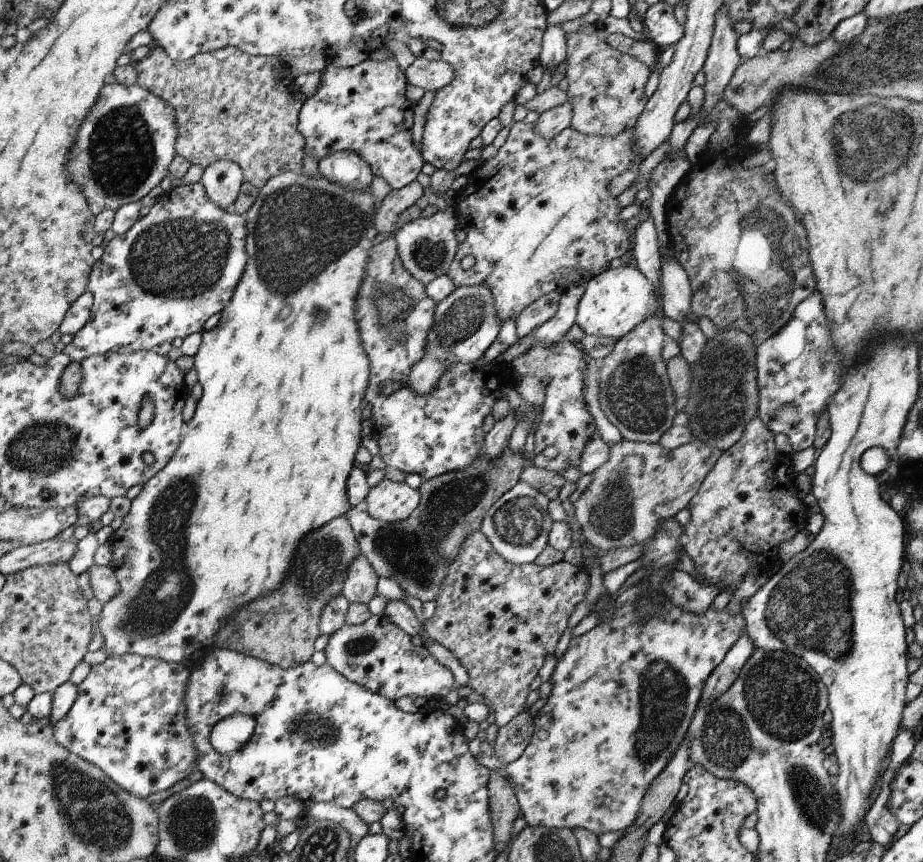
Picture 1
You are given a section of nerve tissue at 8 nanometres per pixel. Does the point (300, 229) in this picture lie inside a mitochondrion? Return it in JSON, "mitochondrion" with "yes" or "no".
{"mitochondrion":"yes"}

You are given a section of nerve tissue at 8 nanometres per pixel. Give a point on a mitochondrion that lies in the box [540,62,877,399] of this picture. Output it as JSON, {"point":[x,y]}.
{"point":[773,225]}

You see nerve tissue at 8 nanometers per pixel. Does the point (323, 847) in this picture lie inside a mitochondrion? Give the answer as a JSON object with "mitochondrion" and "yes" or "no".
{"mitochondrion":"yes"}

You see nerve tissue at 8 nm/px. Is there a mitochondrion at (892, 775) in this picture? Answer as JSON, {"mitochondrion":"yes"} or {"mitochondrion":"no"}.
{"mitochondrion":"no"}

